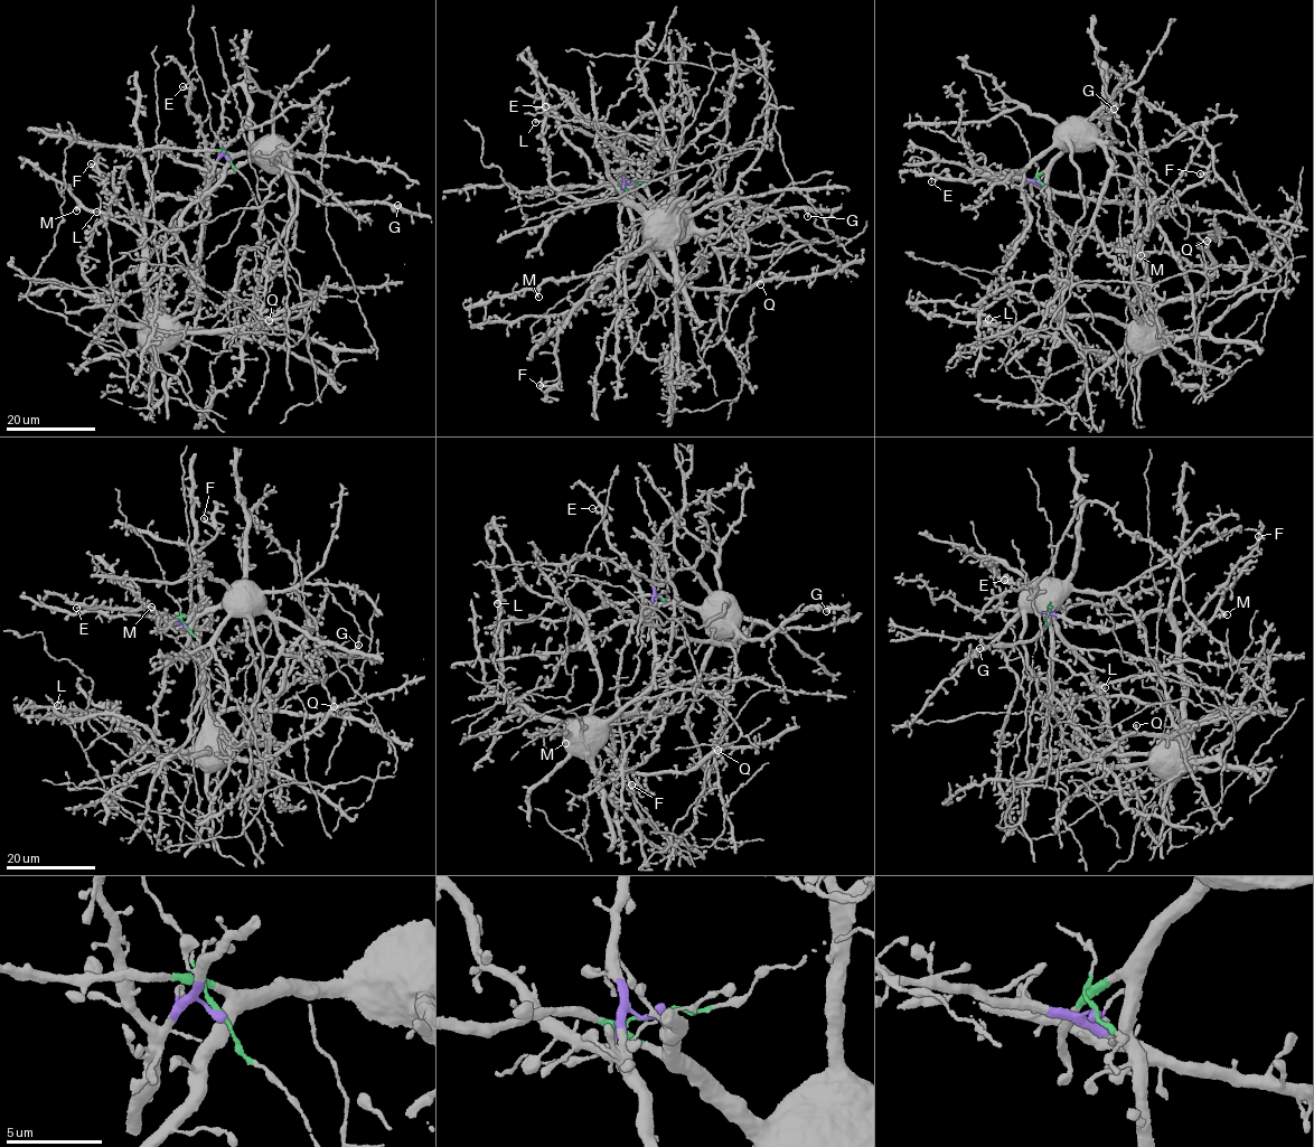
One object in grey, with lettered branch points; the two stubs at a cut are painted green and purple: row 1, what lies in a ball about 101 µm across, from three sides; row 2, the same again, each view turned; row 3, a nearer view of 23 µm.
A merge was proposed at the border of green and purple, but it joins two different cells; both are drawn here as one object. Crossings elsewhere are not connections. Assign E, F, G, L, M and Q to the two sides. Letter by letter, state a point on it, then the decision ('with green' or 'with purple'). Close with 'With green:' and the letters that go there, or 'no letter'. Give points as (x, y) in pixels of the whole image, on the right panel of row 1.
E: place (931, 181); with purple
F: place (1200, 174); with purple
G: place (1114, 109); with green
L: place (988, 319); with purple
M: place (1141, 255); with purple
Q: place (1207, 241); with purple
With green: G

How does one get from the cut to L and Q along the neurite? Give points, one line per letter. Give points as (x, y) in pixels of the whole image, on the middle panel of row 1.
L: (631, 182), (623, 191), (632, 244), (600, 282), (644, 240), (643, 215), (550, 184), (543, 121), (535, 122)
Q: (631, 182), (623, 191), (632, 244), (600, 282), (641, 250), (691, 287), (743, 292), (760, 283)

